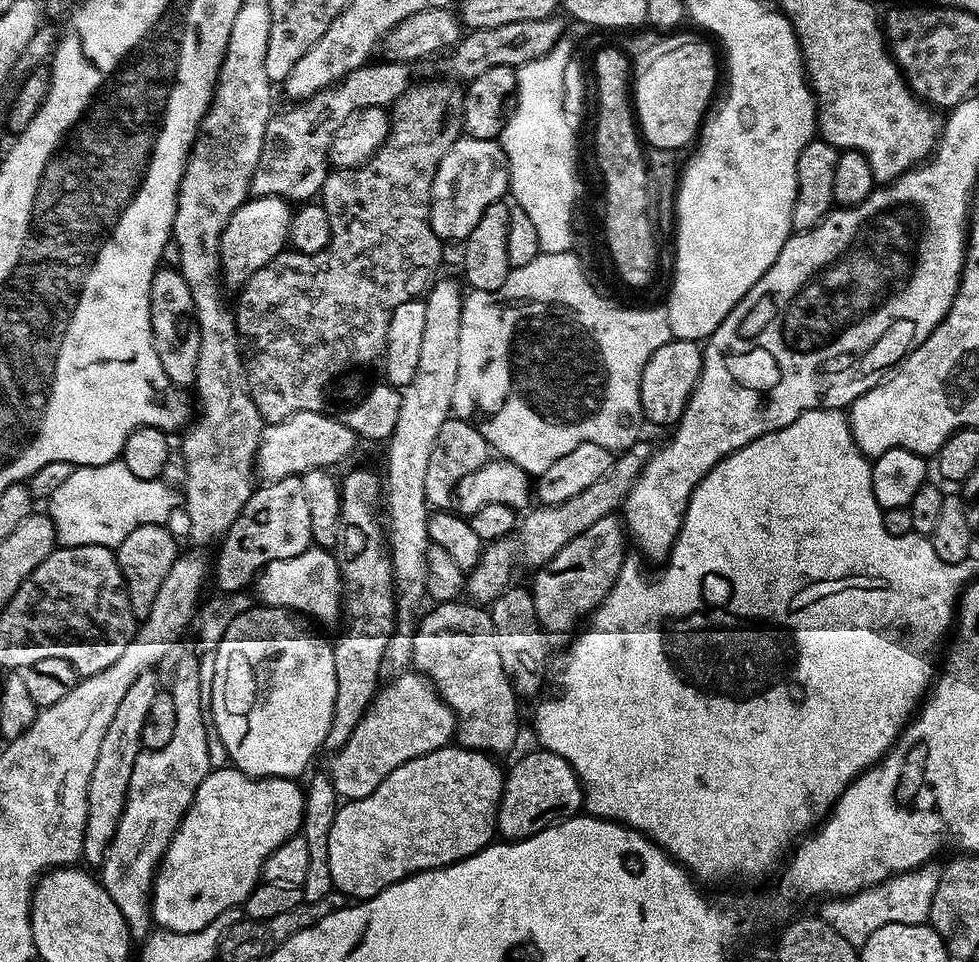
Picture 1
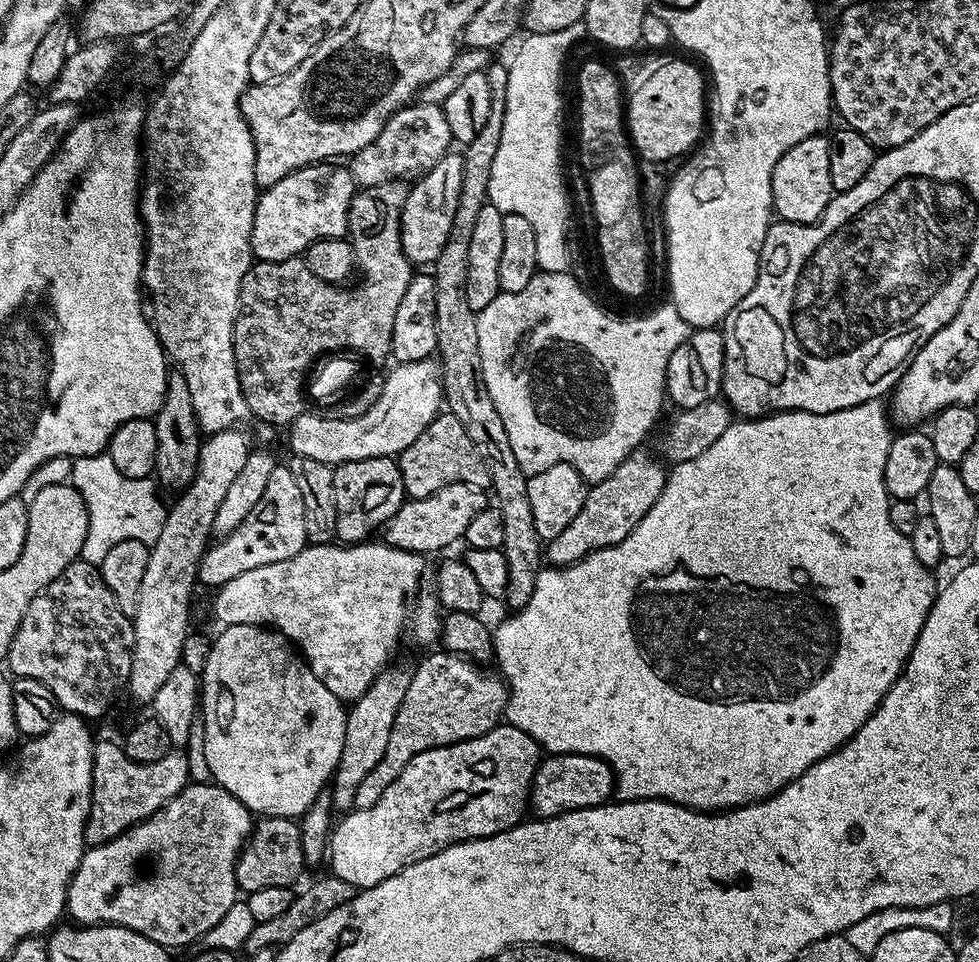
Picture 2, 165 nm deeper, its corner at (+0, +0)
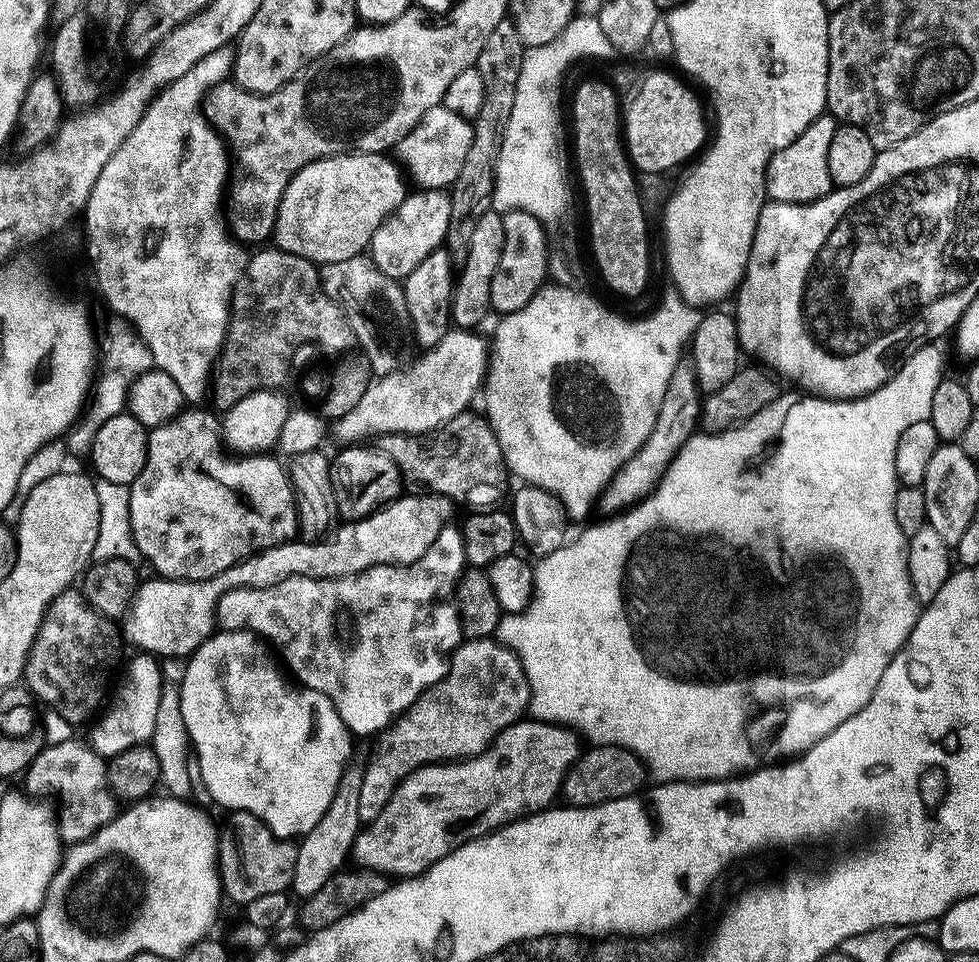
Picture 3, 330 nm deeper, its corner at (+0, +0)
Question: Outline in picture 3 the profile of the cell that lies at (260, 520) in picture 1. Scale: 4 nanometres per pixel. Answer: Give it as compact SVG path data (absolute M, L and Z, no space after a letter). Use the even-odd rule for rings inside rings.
M181 411L175 420L169 420L167 424L160 424L148 433L148 453L146 462L142 466L142 474L134 478L129 487L129 514L130 530L133 541L145 561L152 563L152 568L157 577L166 580L205 580L214 578L214 574L222 574L230 566L234 566L239 560L253 556L264 548L273 548L279 544L286 544L289 540L295 540L298 536L298 521L296 518L296 494L292 491L292 481L283 463L272 457L272 454L229 454L222 443L222 428L218 423L218 416L212 412L188 412Z

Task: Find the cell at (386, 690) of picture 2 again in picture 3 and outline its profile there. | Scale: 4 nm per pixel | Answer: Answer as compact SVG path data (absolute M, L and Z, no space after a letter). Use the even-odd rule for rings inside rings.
M345 771L344 777L340 779L340 785L326 814L318 818L318 826L314 826L314 830L307 832L299 841L298 862L294 866L291 891L297 892L300 898L310 897L322 890L322 886L330 882L333 874L345 867L344 859L349 859L352 843L360 833L362 821L358 814L358 793L362 790L362 771L352 771Z

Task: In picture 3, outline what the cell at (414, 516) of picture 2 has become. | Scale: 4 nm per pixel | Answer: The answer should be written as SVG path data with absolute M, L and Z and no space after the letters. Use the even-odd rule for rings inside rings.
M401 494L377 512L360 520L349 520L319 540L297 538L273 548L264 548L253 556L239 560L234 566L205 580L166 580L151 578L139 585L127 611L122 617L122 636L144 654L157 658L181 656L187 658L202 642L213 635L217 627L216 607L226 594L235 588L265 588L291 576L315 580L336 580L339 576L357 576L367 568L403 566L418 562L434 538L449 523L453 501L435 494Z

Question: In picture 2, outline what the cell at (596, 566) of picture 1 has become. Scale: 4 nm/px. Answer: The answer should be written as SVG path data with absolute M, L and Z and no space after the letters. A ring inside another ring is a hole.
M645 450L630 453L625 460L606 478L589 487L582 502L582 510L574 517L574 522L558 534L558 538L547 541L546 560L552 566L567 566L584 560L591 552L614 546L646 518L650 506L658 502L664 489L666 468L659 459L655 460ZM660 464L661 465L660 465ZM664 467L664 468L663 468Z

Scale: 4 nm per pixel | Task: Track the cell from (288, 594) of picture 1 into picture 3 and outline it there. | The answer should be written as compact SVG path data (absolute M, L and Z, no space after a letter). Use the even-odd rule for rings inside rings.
M452 527L441 530L438 538L434 538L434 546L413 564L367 568L357 576L339 576L336 580L291 576L274 586L230 590L222 594L216 607L217 625L230 632L241 629L255 632L269 645L277 644L286 668L288 663L287 671L303 687L318 690L330 698L353 737L375 737L426 688L444 677L452 653L462 643L456 583L466 567L466 546L463 531Z

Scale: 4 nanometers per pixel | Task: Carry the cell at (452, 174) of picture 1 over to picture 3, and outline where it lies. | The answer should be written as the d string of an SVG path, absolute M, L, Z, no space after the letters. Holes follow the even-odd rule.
M417 190L405 196L402 206L389 214L374 234L370 258L390 278L403 282L431 252L445 243L450 226L450 202L440 190Z

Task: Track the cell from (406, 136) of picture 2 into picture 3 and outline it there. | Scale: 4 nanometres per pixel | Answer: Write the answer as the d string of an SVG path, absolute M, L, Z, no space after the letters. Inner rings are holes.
M446 107L431 108L422 114L418 126L406 134L397 142L394 152L399 161L407 168L407 171L420 179L419 184L426 190L448 190L458 178L463 164L466 162L466 154L472 145L473 121L454 114Z

